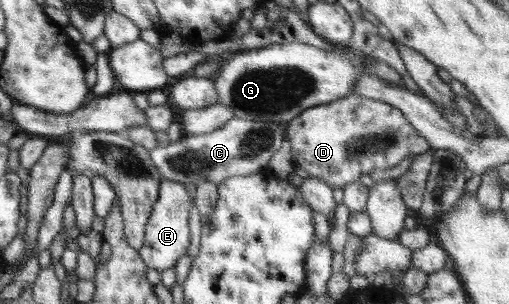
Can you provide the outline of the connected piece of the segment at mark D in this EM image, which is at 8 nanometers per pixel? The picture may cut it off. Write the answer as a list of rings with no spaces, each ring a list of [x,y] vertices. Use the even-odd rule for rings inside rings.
[[[357,93],[312,106],[284,125],[295,166],[323,180],[333,190],[358,182],[362,174],[369,175],[371,170],[395,168],[408,156],[430,148],[398,108]]]

